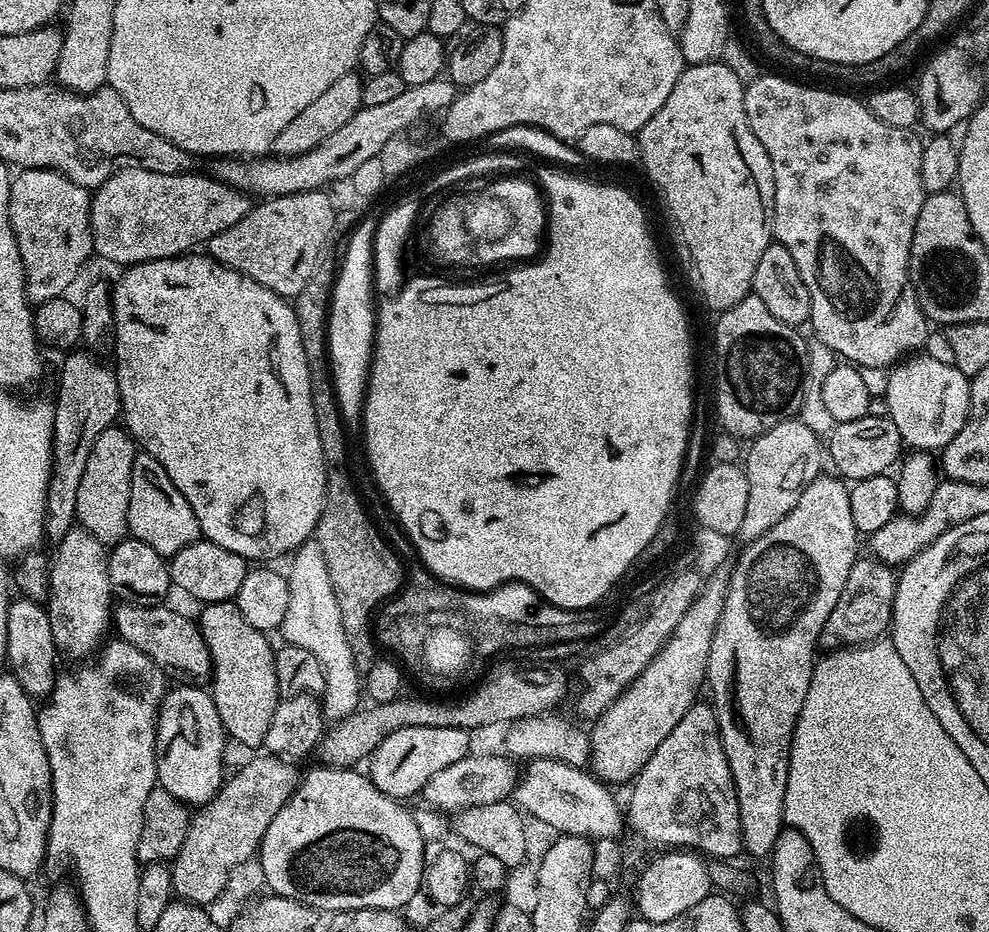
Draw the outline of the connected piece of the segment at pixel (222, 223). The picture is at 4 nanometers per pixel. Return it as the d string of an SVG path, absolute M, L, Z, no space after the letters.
M141 168L117 169L99 188L91 202L91 232L93 251L120 268L144 261L185 255L198 244L205 245L214 234L229 229L249 212L252 202L247 193L240 192L215 177L199 172L159 174Z

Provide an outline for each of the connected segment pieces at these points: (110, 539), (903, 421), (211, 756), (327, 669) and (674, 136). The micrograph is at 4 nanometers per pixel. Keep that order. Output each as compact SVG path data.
M113 426L102 430L94 438L90 458L86 458L86 470L78 486L76 518L79 527L85 528L98 542L106 546L119 544L129 535L128 511L130 510L130 478L138 445L123 427Z
M912 354L889 371L886 399L888 417L898 426L901 441L909 449L943 450L968 421L972 385L953 364L937 362L927 354Z
M169 687L156 719L156 778L159 787L183 804L209 804L226 779L224 740L226 733L207 687Z
M309 538L291 553L291 560L292 573L289 571L286 576L290 602L286 606L286 618L282 618L278 632L279 635L284 635L283 643L302 646L302 650L310 650L310 654L314 654L314 658L322 662L322 674L326 678L322 693L323 715L325 721L335 722L357 711L361 703L360 696L362 700L362 673L355 666L345 631L342 630L341 611L338 610L322 547L316 539Z
M711 60L705 64L690 64L685 67L684 72L674 82L674 90L670 90L670 98L662 102L662 110L646 122L638 133L638 160L644 163L644 172L660 187L664 200L668 203L668 212L676 219L684 240L688 243L688 252L692 255L692 264L696 267L696 276L700 279L700 292L704 300L713 308L716 314L725 312L730 306L738 306L742 298L746 298L752 292L752 279L754 270L758 267L758 258L762 258L762 250L773 243L772 235L772 203L774 202L774 170L770 166L770 154L762 147L762 142L754 138L754 130L750 130L750 122L746 118L746 106L744 105L744 90L746 84L738 78L730 66L723 62Z

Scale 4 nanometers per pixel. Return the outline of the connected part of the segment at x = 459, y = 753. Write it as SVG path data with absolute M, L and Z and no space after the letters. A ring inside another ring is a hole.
M406 726L402 730L394 730L394 734L382 738L380 745L368 757L366 775L375 788L382 790L382 794L401 802L407 801L407 796L423 793L426 782L430 782L438 770L446 770L446 766L469 755L468 736L465 729L442 726Z

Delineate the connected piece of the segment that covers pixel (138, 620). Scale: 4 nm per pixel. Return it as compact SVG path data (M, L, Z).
M120 602L115 605L114 608L114 632L119 639L125 640L126 642L130 642L132 646L138 646L138 650L142 650L142 654L146 654L150 659L153 660L156 665L160 667L162 671L164 671L169 677L175 678L177 676L177 681L180 682L204 682L211 677L212 674L212 659L210 658L210 650L206 646L206 642L202 638L202 634L200 633L199 623L195 619L192 620L188 616L183 616L180 612L175 612L172 608L160 608L164 606L157 606L152 602Z

